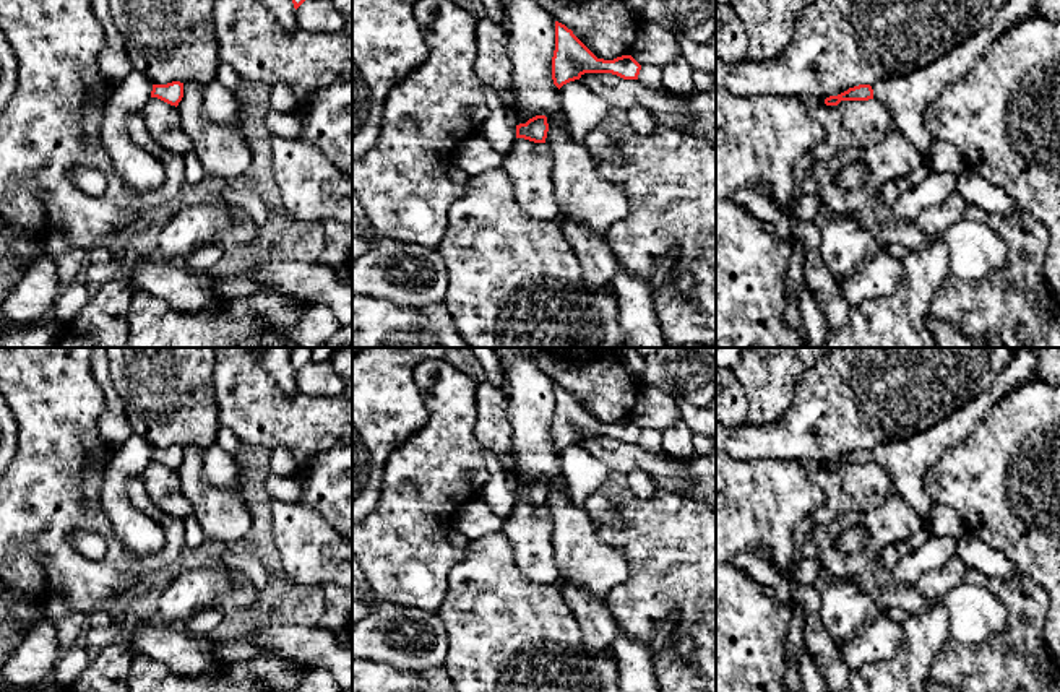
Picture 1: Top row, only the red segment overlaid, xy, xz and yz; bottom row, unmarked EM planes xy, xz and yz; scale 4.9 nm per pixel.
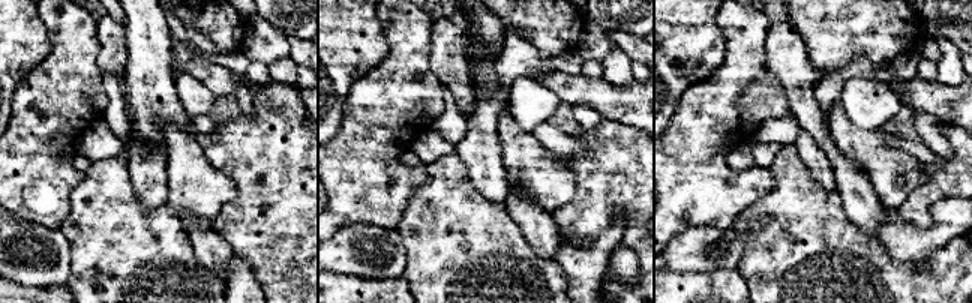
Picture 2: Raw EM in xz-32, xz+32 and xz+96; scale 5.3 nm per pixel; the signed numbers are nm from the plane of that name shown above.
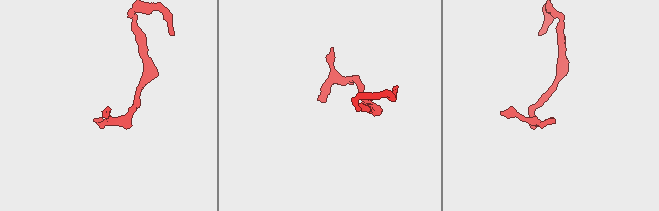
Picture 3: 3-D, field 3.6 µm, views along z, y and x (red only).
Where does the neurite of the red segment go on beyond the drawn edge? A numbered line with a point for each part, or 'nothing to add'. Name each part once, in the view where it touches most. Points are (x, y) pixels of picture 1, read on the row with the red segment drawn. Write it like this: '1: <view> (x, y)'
1: xz (530, 164)

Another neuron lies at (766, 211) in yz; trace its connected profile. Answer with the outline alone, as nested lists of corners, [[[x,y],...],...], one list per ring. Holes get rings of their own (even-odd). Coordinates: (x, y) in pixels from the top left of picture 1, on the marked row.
[[[739,188],[730,201],[756,214],[761,223],[771,223],[774,226],[774,234],[782,242],[794,240],[789,218],[769,198],[752,188]]]

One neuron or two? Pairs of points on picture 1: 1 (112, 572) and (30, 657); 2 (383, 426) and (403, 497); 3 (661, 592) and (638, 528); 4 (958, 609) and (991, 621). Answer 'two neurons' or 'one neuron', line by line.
1: two neurons
2: two neurons
3: one neuron
4: one neuron

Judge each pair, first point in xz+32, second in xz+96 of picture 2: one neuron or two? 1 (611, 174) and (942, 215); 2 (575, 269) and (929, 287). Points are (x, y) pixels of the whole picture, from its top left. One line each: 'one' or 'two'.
1: two
2: two

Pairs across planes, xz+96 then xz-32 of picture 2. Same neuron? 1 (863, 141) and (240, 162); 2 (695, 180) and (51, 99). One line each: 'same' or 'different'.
1: different
2: same

